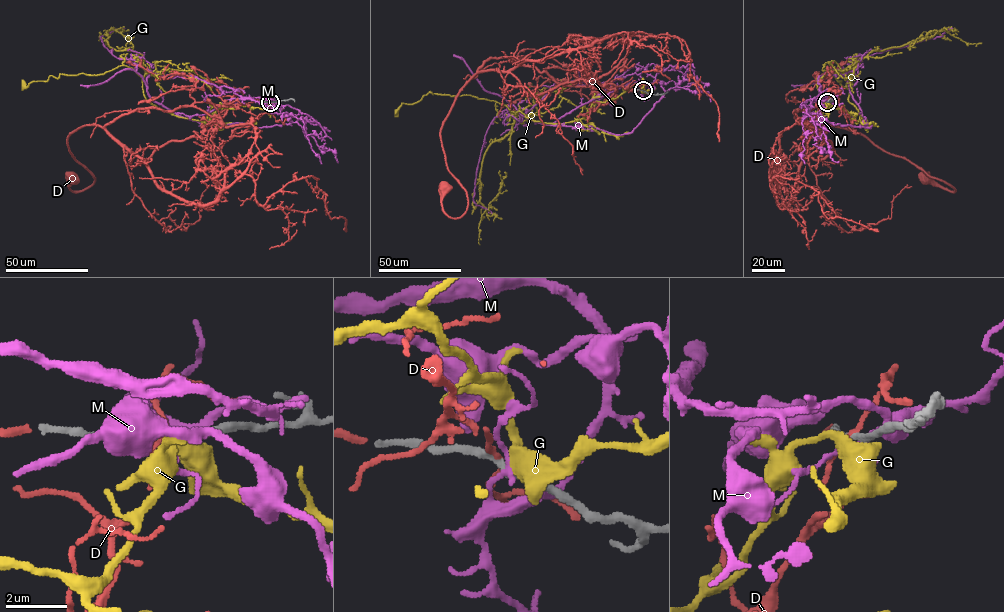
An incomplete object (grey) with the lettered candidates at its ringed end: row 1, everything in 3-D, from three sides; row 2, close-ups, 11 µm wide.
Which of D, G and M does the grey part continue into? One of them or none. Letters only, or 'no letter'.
D

